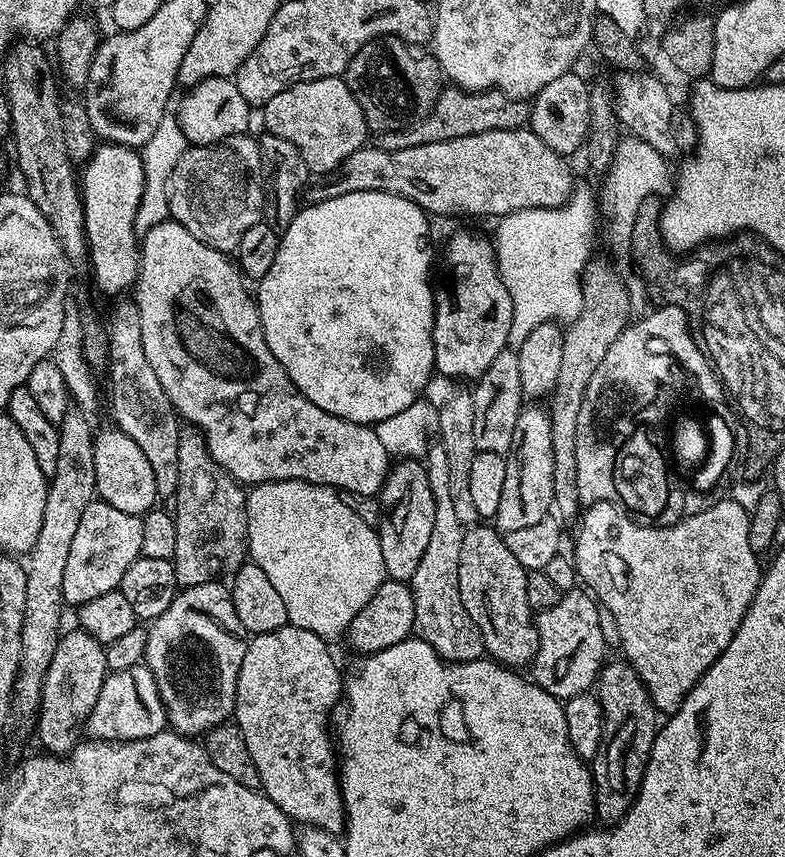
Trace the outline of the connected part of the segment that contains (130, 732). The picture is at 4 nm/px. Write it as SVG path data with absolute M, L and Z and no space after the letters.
M143 662L109 674L98 694L98 702L94 702L86 717L86 732L96 742L141 740L163 732L168 727L168 715L158 694L154 674Z

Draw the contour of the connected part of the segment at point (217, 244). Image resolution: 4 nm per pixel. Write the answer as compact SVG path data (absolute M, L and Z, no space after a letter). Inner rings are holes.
M251 135L231 136L225 140L218 141L217 144L198 144L189 146L184 149L182 158L178 158L178 162L174 166L174 170L168 179L168 214L171 219L178 221L182 226L186 226L186 230L190 230L190 234L194 234L194 238L198 238L202 242L206 242L206 246L210 246L214 250L225 254L235 253L236 247L242 242L242 234L246 234L246 230L250 230L250 226L261 223L262 217L266 212L266 165L264 158L260 154L260 145L255 139L251 140Z

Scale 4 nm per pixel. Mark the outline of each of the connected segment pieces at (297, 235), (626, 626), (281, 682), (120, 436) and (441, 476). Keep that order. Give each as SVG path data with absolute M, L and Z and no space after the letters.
M355 192L329 196L326 200L318 200L309 205L309 208L301 207L290 226L283 229L274 266L270 266L268 274L258 281L257 288L260 289L255 289L254 292L254 299L260 310L260 325L266 334L266 346L270 346L270 354L274 354L282 370L286 370L290 382L294 382L296 389L306 398L310 398L314 406L322 406L322 410L355 424L375 426L386 418L394 418L394 414L402 414L406 406L421 399L434 375L436 347L432 331L436 301L432 284L428 281L428 267L432 264L432 252L428 249L430 216L413 200L389 192Z
M724 498L717 504L716 501L709 503L708 507L698 514L685 516L677 524L664 524L659 526L660 528L643 528L642 525L635 524L635 522L640 522L637 522L625 509L617 505L593 504L583 509L582 515L575 525L575 527L577 526L576 552L574 551L576 575L583 583L585 580L589 584L587 587L590 589L591 595L614 614L615 621L618 622L618 629L621 630L620 648L623 659L627 660L633 670L642 678L657 713L671 714L676 711L676 707L686 698L686 694L690 694L693 686L700 681L702 674L706 674L706 670L720 657L722 650L726 650L726 646L730 646L730 638L734 638L738 626L744 621L744 615L758 590L762 575L762 564L760 568L759 562L756 561L759 560L758 554L754 550L750 550L749 515L750 512L743 509L738 502L731 498Z
M290 623L276 632L252 636L238 674L234 723L242 738L246 738L246 750L250 750L250 758L254 758L264 795L269 796L289 820L340 834L343 833L346 817L337 772L338 752L334 747L333 733L332 736L328 733L328 715L336 699L339 696L341 699L346 680L340 677L340 668L328 648L331 648L329 641Z
M108 426L105 432L96 432L94 442L94 474L96 475L96 494L110 506L131 516L143 517L157 507L158 493L154 482L154 470L146 462L146 454L125 432L115 426Z
M439 442L429 447L422 463L428 469L430 490L434 494L434 531L430 533L430 543L422 553L422 562L414 570L410 587L414 594L414 632L426 641L435 652L449 664L465 664L481 659L485 655L484 639L479 626L470 618L466 606L462 606L462 594L458 590L458 558L462 554L462 538L466 525L458 522L454 511L454 501L450 494L450 465L446 450Z

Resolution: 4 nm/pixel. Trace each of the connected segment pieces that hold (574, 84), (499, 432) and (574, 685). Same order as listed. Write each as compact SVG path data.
M573 70L554 78L554 82L546 82L540 93L532 97L528 113L527 127L538 134L538 138L542 138L542 142L546 142L550 150L565 158L571 157L571 152L578 151L583 144L585 147L590 136L592 94L590 84L578 72Z
M505 350L486 366L472 388L474 398L474 442L477 452L489 452L507 457L514 442L514 430L518 426L521 408L525 407L526 397L522 390L522 370L518 370L515 351Z
M580 591L563 593L554 606L539 609L534 616L538 650L530 665L530 676L539 688L561 702L589 691L606 663L606 647L598 626L600 604L587 591Z

